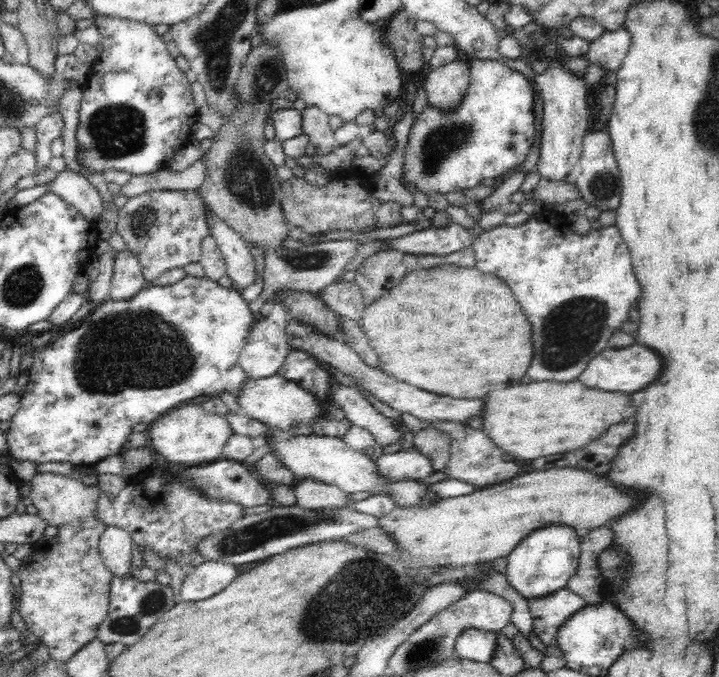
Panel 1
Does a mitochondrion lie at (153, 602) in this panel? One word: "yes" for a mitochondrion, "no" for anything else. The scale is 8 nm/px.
yes

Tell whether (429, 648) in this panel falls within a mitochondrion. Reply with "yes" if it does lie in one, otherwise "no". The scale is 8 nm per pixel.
yes

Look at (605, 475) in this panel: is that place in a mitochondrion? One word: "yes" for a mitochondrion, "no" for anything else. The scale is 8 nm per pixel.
no

